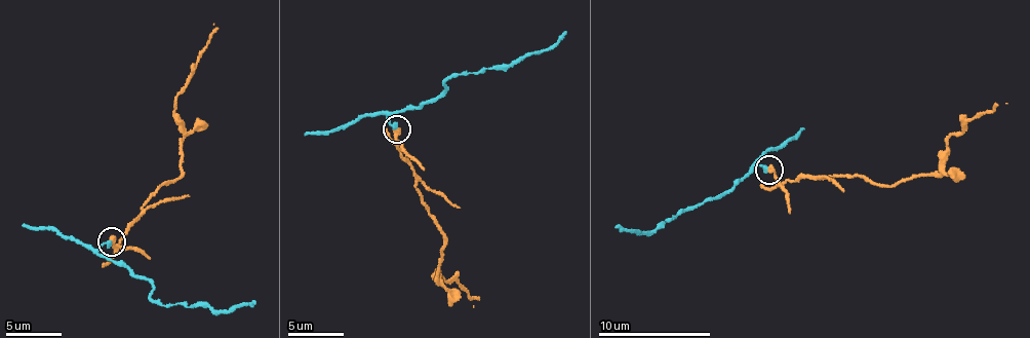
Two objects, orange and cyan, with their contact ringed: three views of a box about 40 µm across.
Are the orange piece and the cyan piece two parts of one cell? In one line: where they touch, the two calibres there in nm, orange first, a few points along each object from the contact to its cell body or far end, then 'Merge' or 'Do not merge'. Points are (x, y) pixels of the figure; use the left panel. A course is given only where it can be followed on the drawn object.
Place: (111, 241). Thickness 380 nm (orange) against 300 nm. Course of orange: (112, 241), (118, 243), (159, 185), (181, 177), (183, 142), (174, 100), (188, 84), (219, 28), (214, 24). Course of cyan: (112, 241), (97, 249), (151, 282), (151, 296), (157, 302), (212, 306), (220, 312), (255, 301). Do not merge

